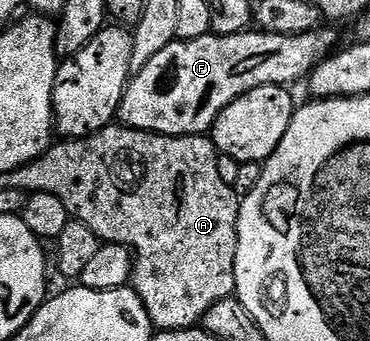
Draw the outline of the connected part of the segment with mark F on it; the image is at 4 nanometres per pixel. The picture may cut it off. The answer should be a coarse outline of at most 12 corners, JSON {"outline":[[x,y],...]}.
{"outline":[[334,26],[175,39],[137,69],[117,119],[201,136],[233,100],[293,85]]}

